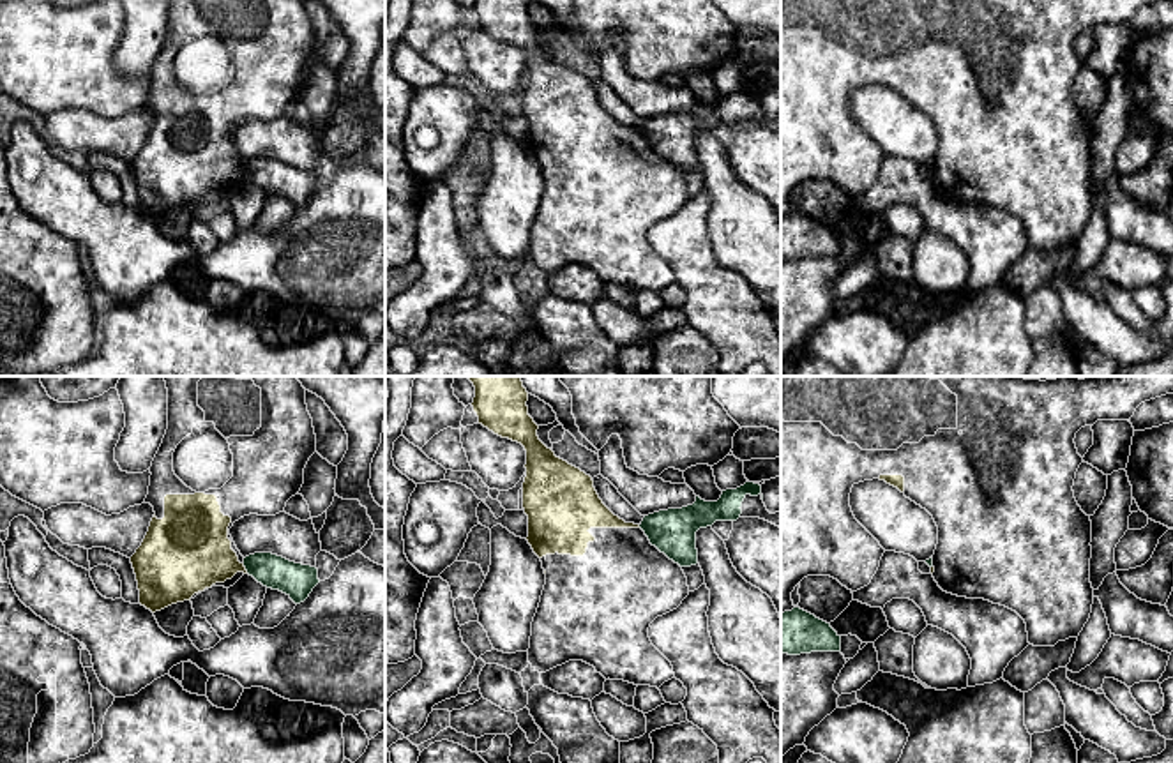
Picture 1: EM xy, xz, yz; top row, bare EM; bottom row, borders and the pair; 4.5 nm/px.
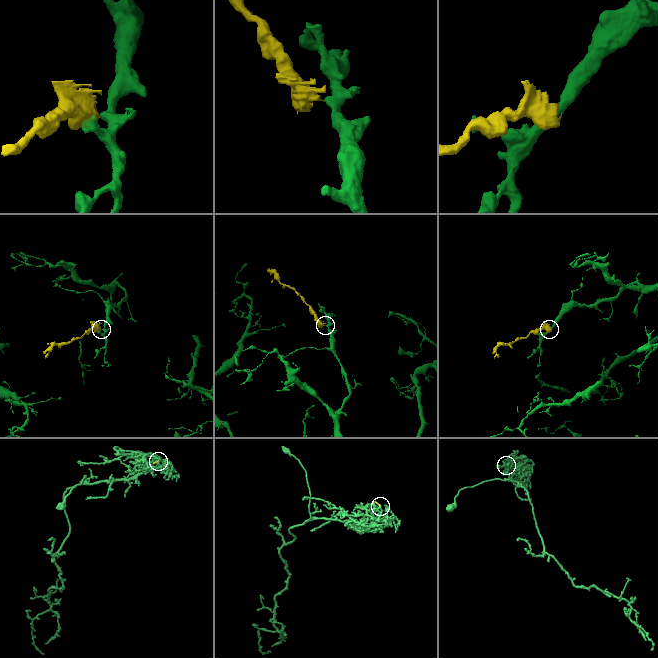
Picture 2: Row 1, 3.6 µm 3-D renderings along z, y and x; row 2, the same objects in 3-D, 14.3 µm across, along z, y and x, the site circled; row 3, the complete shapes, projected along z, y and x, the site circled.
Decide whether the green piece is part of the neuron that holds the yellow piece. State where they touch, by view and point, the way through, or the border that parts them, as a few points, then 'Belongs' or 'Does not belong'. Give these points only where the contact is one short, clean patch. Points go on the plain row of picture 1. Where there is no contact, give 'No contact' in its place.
Touches yellow at xy (244, 173). Boundary: xy (242, 168), (248, 177). Does not belong

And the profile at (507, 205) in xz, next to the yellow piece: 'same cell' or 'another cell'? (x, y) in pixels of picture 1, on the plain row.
another cell

